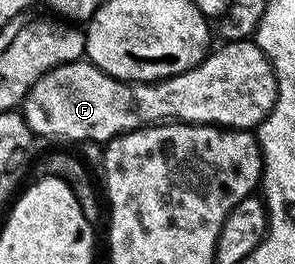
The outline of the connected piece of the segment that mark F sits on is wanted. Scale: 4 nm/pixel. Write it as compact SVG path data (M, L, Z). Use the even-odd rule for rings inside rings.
M254 40L228 41L220 46L189 71L154 83L118 81L86 59L65 63L33 83L21 112L32 134L64 137L67 141L106 143L122 133L172 121L254 130L275 105L277 83L273 67Z

